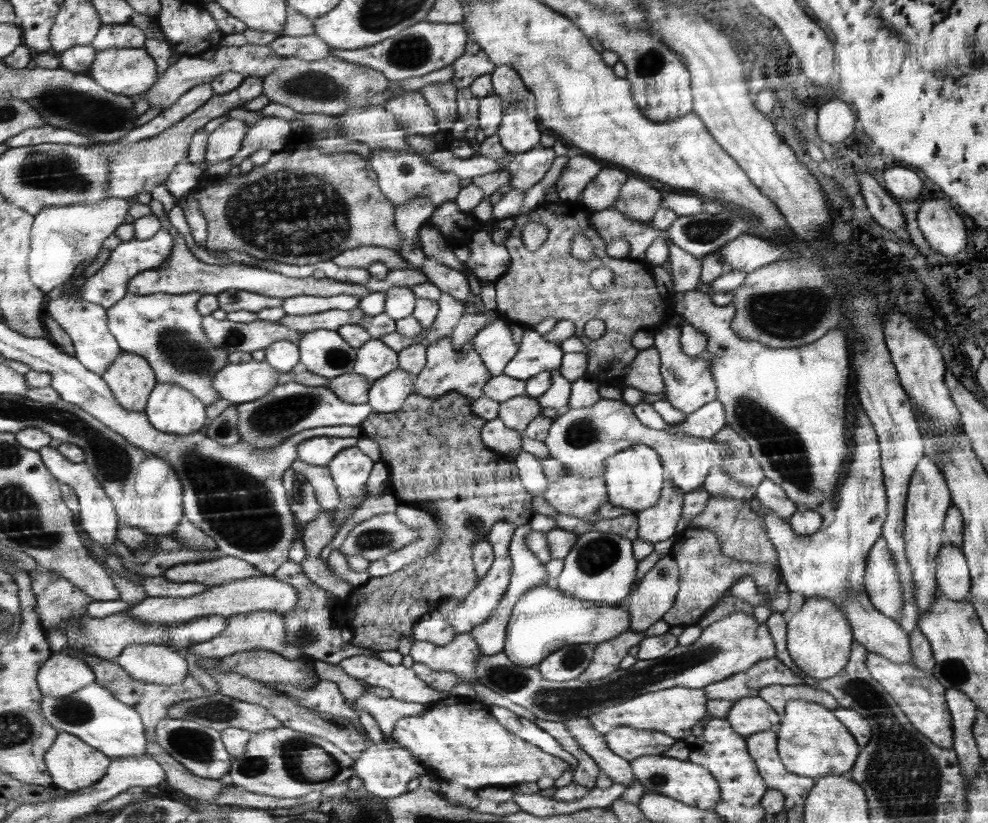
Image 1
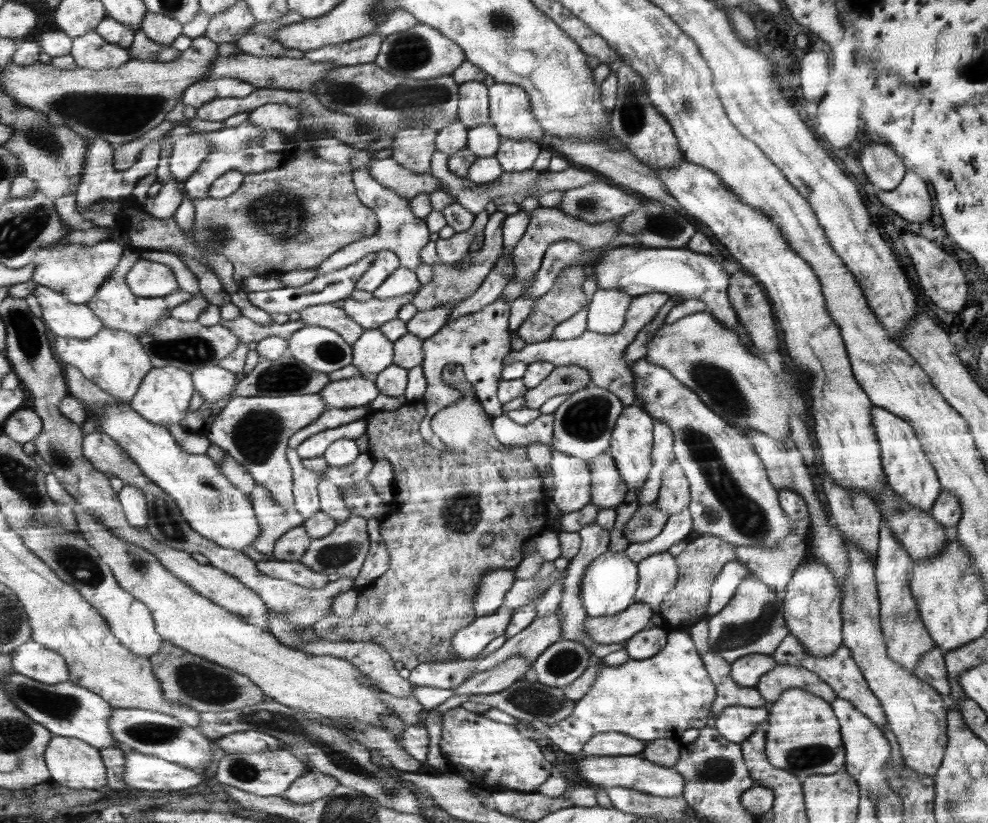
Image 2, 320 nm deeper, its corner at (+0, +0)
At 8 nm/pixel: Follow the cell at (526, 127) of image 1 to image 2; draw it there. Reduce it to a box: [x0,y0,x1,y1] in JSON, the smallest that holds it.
[495,137,540,172]

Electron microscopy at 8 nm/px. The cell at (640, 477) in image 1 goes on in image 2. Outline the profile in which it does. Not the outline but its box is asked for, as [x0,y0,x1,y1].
[608,404,655,488]

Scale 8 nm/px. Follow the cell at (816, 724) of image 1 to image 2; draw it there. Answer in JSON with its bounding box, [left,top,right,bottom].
[765,689,846,781]

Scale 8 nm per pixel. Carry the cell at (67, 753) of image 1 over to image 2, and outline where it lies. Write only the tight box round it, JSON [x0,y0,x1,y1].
[46,736,109,790]

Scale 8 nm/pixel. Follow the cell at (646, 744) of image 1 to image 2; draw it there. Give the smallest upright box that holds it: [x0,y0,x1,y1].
[585,731,647,756]

